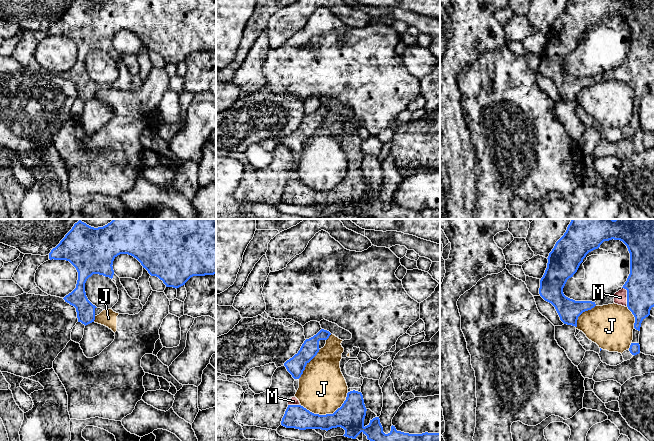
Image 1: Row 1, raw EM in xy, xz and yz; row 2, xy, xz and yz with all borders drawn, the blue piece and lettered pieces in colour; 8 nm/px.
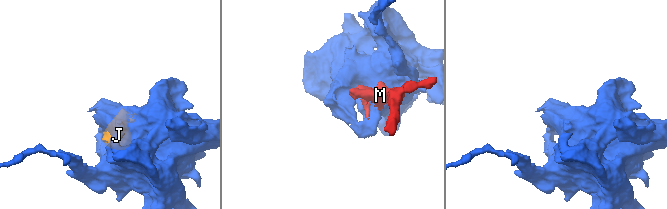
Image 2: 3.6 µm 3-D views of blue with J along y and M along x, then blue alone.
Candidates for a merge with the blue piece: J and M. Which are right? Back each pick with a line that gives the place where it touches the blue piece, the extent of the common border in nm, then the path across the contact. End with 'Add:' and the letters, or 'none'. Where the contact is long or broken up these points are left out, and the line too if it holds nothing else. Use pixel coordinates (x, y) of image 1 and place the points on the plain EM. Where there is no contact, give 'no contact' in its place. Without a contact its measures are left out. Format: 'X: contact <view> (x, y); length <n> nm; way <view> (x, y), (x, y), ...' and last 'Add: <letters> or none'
M: contact yz (627, 72); length 170 nm
Add: M

